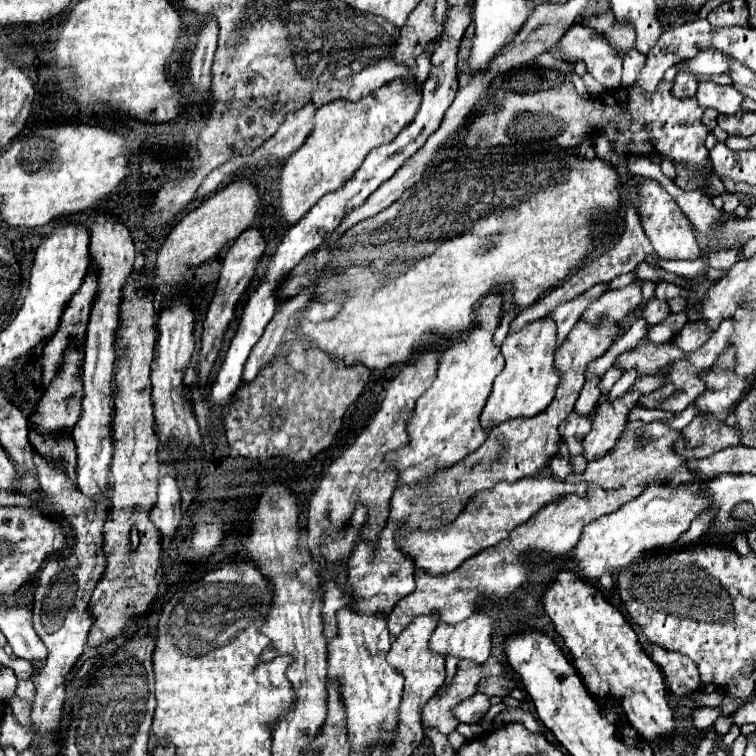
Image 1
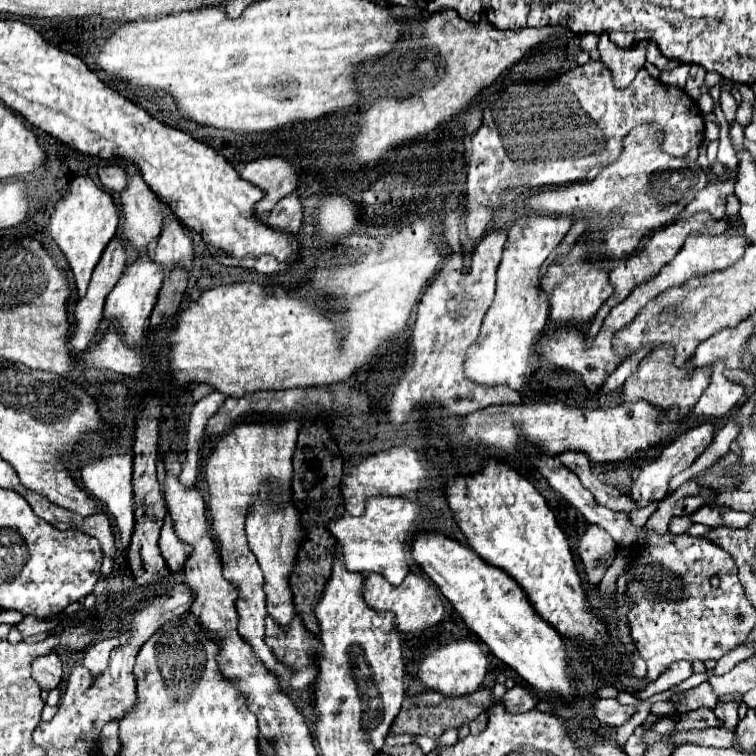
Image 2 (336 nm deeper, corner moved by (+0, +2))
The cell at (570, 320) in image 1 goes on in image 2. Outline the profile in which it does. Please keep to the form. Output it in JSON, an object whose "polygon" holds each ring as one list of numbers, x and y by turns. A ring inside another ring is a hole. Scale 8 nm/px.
{"polygon":[[733,178,709,182,709,186,697,192,695,200,685,208,685,212,677,216,677,220,687,220,699,212,709,212,713,220,721,220,725,216,725,198,733,194,733,184,735,184]]}

